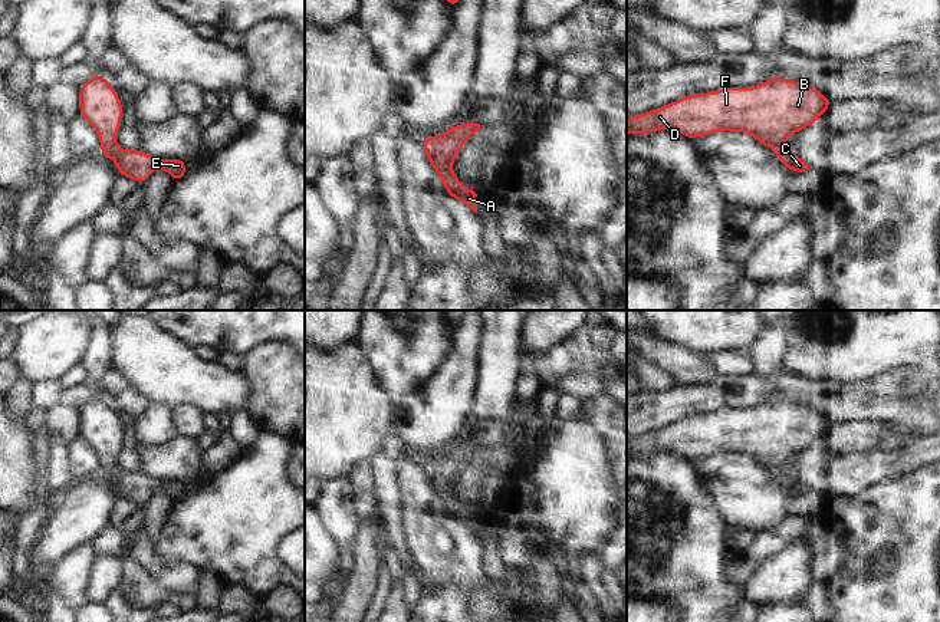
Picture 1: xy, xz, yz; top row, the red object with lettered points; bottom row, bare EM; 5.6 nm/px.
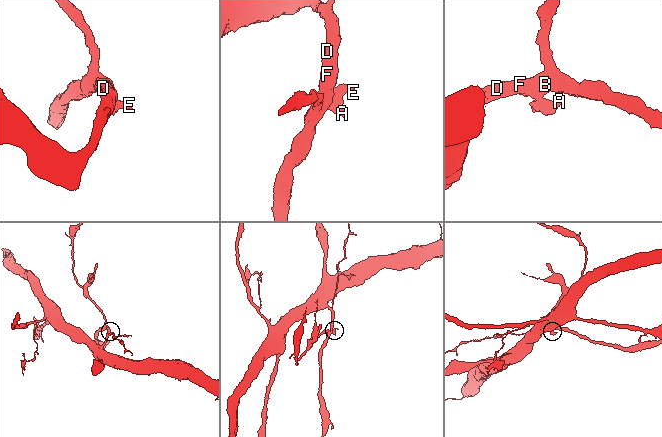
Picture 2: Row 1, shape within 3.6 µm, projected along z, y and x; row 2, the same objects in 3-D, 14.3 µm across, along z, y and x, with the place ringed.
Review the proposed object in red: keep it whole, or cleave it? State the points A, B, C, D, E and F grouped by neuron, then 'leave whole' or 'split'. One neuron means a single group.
A B C D E F; leave whole

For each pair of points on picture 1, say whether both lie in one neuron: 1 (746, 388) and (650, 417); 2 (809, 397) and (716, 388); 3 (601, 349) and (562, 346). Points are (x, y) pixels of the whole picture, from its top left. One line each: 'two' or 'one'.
1: one
2: two
3: one

